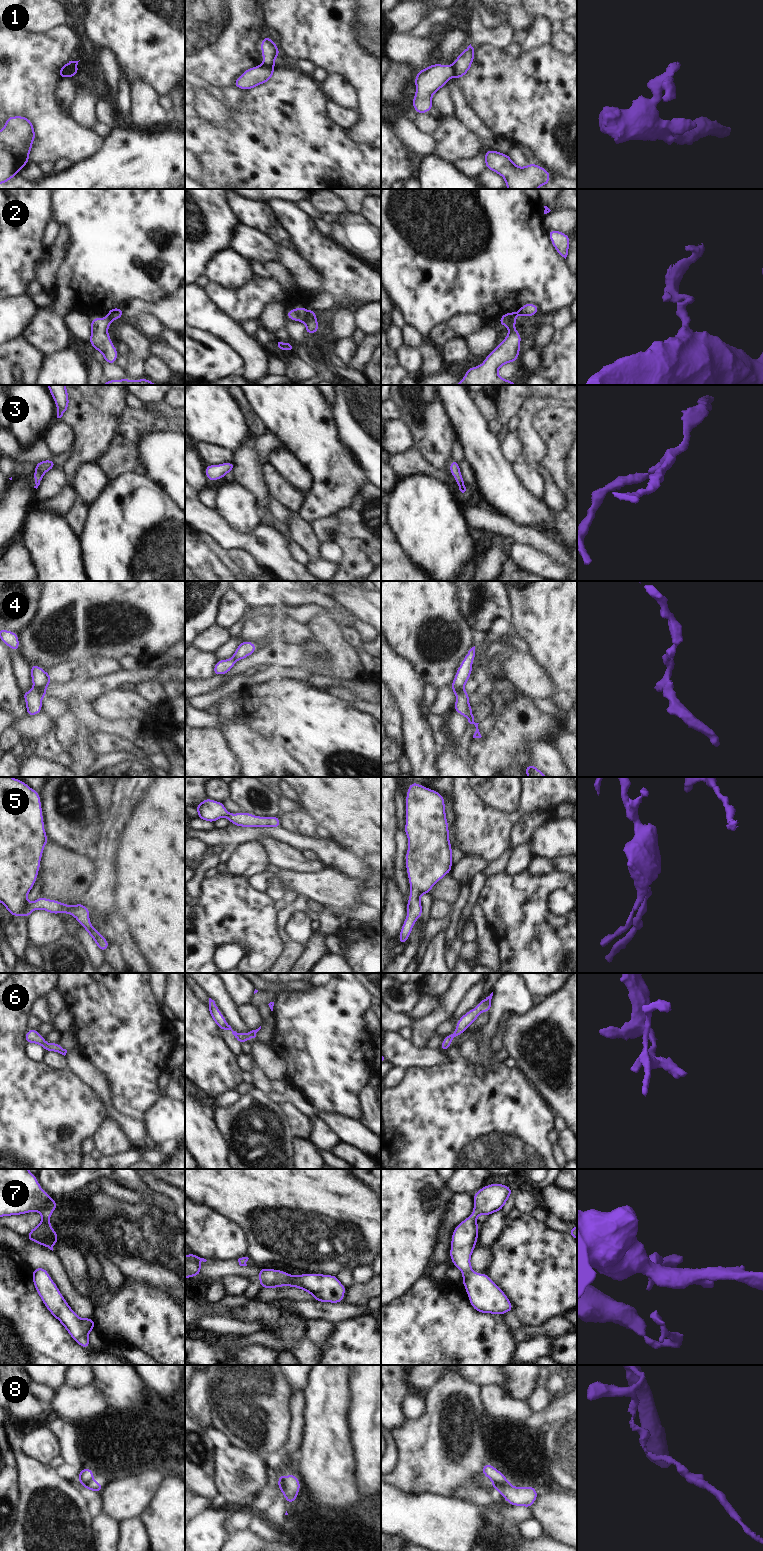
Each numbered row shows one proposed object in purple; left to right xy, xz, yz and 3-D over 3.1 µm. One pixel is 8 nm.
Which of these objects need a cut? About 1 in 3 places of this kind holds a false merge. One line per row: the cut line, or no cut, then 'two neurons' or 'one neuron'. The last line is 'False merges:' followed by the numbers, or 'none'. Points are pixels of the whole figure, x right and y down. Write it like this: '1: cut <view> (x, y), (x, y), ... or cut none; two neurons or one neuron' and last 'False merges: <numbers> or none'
1: cut xy (75, 65), (69, 75); two neurons
2: cut yz (502, 316), (514, 320); two neurons
3: cut none; one neuron
4: cut xy (34, 686), (42, 697); two neurons
5: cut none; one neuron
6: cut none; one neuron
7: cut none; one neuron
8: cut xz (284, 1476), (281, 1491); two neurons
False merges: 1, 2, 4, 8

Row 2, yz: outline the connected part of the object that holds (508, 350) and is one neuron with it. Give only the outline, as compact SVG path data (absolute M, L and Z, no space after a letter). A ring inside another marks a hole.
M502 316L499 324L509 329L507 336L485 357L481 365L466 369L464 378L455 385L517 385L511 380L500 378L498 370L504 364L517 361L521 351L521 334L515 329L514 319Z

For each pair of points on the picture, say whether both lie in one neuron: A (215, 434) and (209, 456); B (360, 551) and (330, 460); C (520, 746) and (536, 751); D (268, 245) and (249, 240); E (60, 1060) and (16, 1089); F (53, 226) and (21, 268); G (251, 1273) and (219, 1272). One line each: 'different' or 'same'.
A: different
B: different
C: different
D: same
E: different
F: different
G: same

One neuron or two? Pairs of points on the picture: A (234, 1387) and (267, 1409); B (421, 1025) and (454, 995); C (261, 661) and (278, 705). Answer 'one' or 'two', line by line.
A: one
B: one
C: two

